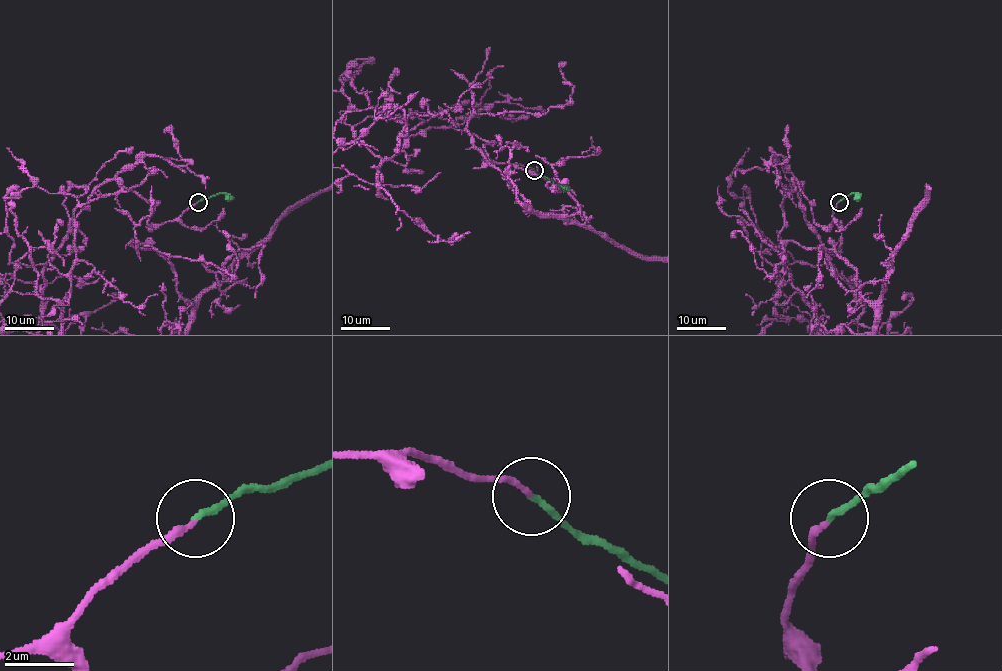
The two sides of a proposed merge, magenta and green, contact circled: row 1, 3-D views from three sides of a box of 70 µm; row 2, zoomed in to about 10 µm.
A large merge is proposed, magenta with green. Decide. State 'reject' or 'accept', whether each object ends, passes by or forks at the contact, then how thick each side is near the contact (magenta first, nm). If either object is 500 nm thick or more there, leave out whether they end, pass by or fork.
accept; magenta ends; green ends; calibres 180 and 190 nm

